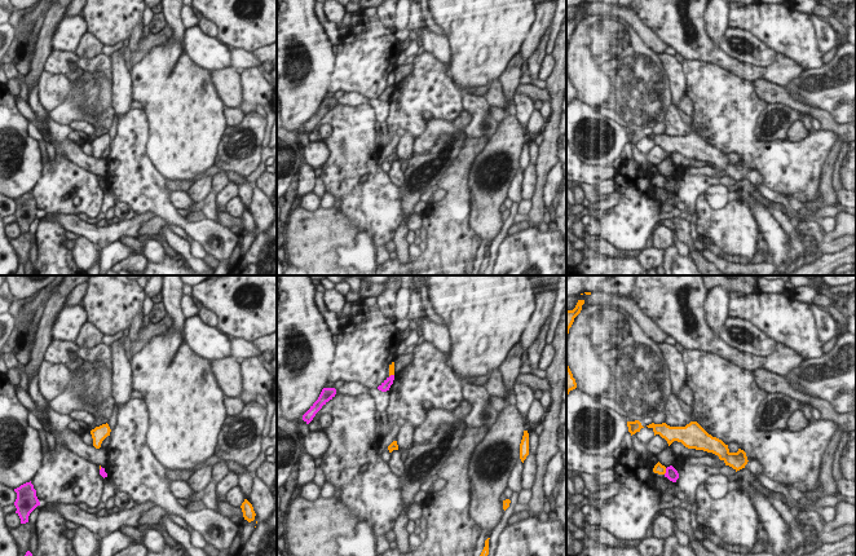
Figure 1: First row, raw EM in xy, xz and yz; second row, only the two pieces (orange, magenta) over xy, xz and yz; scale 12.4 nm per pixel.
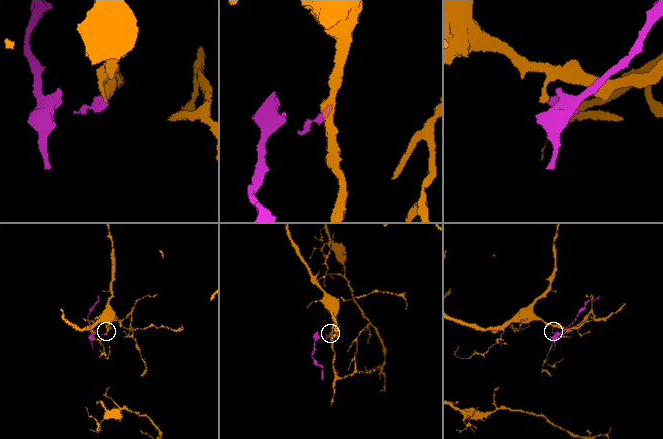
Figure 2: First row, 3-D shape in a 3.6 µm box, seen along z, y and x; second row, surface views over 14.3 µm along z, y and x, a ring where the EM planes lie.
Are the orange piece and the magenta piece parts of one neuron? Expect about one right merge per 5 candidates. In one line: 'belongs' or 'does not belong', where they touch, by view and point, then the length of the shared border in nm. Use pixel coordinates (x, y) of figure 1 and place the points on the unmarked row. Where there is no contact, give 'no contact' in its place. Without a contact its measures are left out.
does not belong; contact yz (665, 181); length 90 nm

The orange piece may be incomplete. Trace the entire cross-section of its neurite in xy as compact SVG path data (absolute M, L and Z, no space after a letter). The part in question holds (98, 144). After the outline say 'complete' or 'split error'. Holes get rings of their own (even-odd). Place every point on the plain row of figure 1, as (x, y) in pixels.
M106 133L106 134L102 134L102 136L100 136L100 137L96 137L94 140L92 140L92 141L91 141L91 145L92 145L92 149L93 149L93 156L94 156L96 159L100 159L102 151L103 151L107 146L110 146L110 142L111 142L111 140L110 140L110 137L109 137L107 133Z; complete

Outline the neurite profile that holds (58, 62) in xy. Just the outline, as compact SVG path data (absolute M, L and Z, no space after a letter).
M52 50L44 63L44 71L54 75L69 75L78 69L79 57L75 52Z

